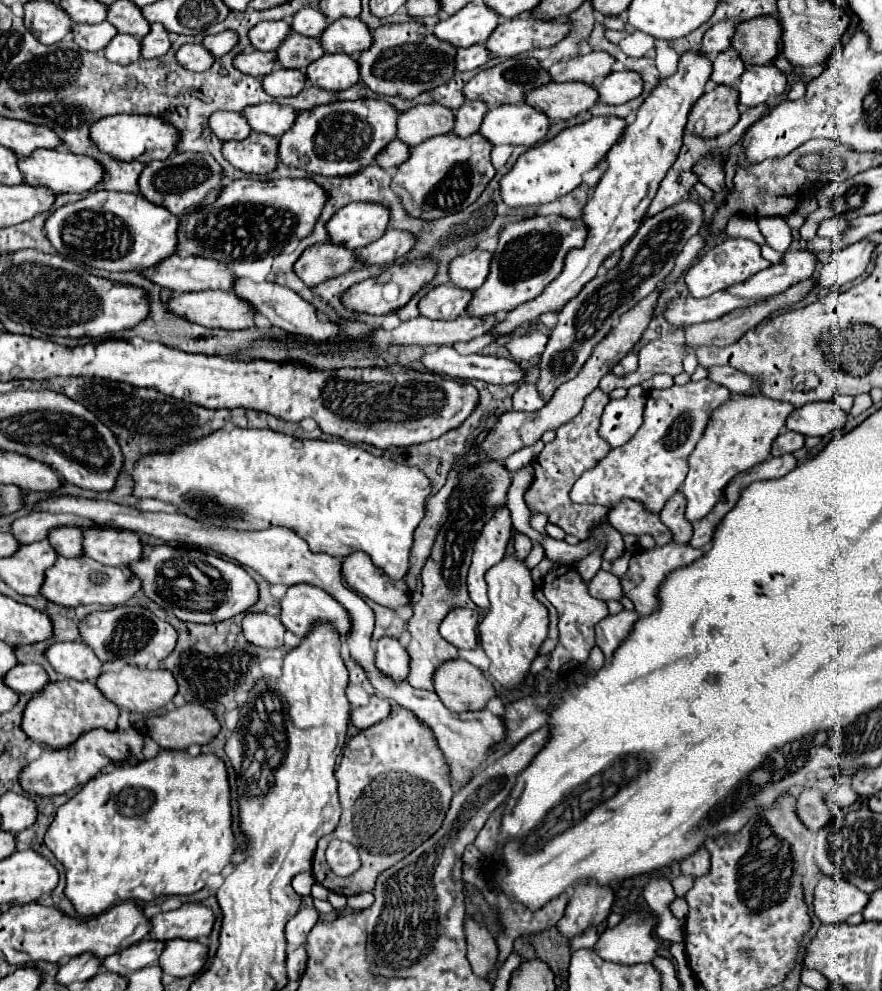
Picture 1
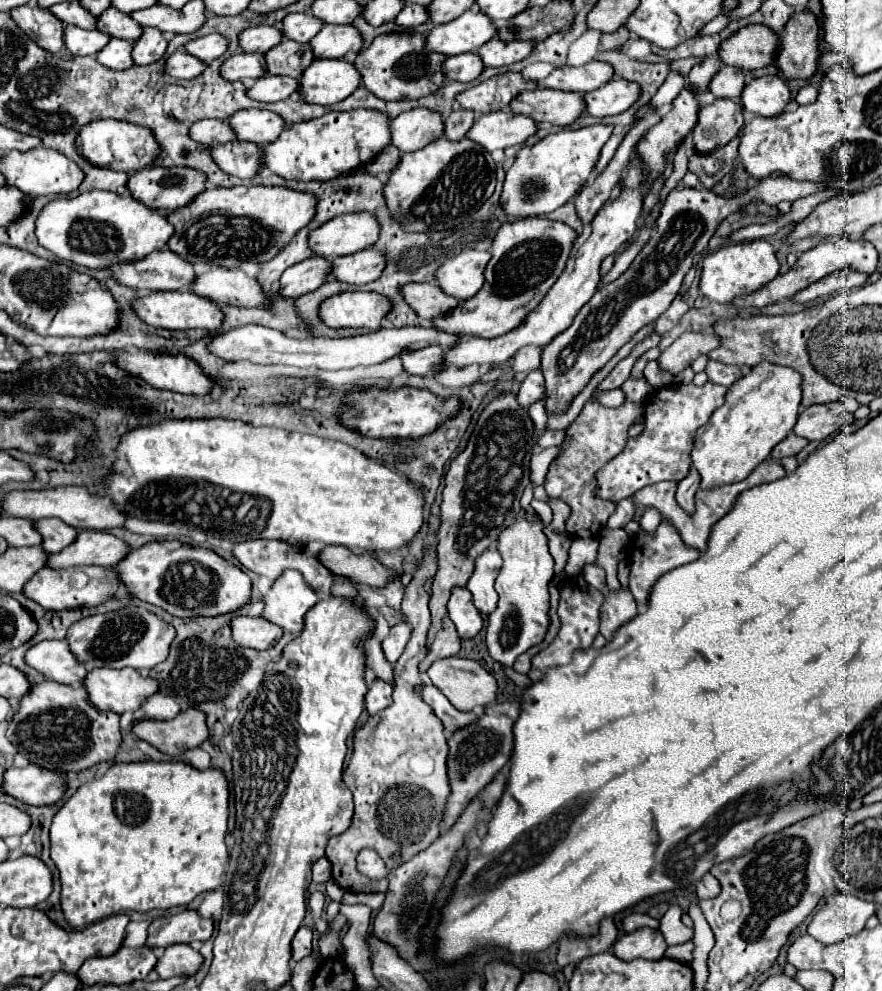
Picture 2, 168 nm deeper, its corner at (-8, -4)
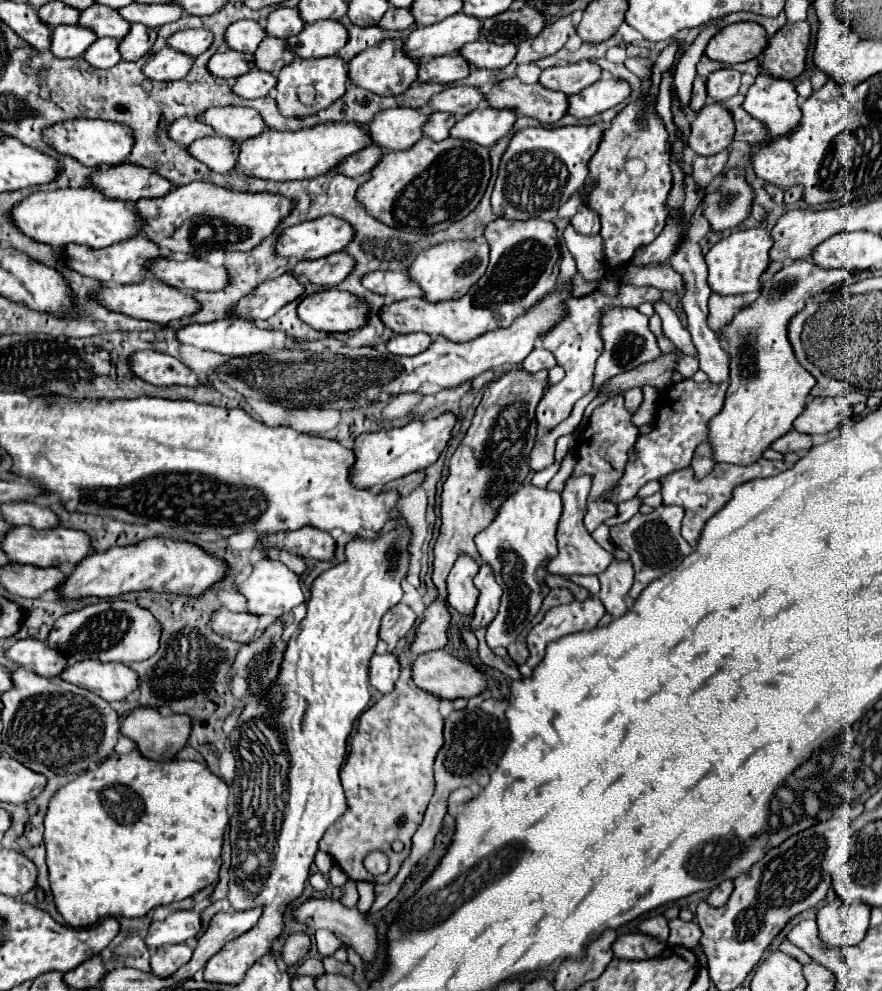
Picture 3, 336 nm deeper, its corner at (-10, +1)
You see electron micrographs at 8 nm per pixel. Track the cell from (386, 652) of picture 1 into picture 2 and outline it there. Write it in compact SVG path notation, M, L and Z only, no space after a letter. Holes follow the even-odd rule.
M400 621L394 627L390 627L390 633L382 639L382 651L390 663L398 661L408 639L410 639L410 625L406 621Z

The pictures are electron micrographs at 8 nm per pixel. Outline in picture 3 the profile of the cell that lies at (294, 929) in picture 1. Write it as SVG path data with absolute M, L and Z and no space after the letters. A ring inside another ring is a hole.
M296 932L296 934L290 934L284 948L282 948L282 960L288 964L288 966L294 966L298 964L298 960L302 960L308 950L310 950L310 936L306 932Z

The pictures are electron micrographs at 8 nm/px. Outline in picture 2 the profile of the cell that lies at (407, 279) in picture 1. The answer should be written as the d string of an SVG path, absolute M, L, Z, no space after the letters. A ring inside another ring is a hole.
M346 291L324 299L324 303L320 303L318 315L328 327L334 329L362 327L376 331L388 311L390 305L380 293Z

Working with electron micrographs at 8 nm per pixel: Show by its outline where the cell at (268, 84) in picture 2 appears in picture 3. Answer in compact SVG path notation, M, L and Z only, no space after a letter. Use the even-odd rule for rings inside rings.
M252 68L248 74L236 80L232 90L242 98L264 98L276 88L276 84L278 84L278 78L274 74Z

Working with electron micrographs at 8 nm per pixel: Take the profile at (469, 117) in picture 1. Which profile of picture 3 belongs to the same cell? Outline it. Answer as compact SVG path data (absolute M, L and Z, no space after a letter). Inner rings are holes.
M434 112L424 124L424 136L432 140L444 140L450 136L450 128L456 124L456 116L448 112Z

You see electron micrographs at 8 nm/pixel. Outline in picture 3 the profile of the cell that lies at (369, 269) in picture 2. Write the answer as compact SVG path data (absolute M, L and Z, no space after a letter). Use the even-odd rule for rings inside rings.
M342 250L342 252L336 252L334 256L296 262L292 266L292 272L296 276L304 276L306 280L318 286L336 286L352 274L354 266L356 266L354 258L346 250Z

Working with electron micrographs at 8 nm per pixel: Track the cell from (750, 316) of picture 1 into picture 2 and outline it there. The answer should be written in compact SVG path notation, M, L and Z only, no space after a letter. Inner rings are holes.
M684 333L668 349L662 351L658 357L658 367L664 373L678 375L688 365L692 365L698 355L708 355L718 345L720 341L714 333Z

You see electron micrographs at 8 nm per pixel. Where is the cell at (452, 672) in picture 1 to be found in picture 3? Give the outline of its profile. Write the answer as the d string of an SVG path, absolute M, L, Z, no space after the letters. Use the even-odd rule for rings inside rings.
M436 650L436 652L426 652L422 656L418 656L412 662L412 682L430 692L436 694L438 698L444 700L454 700L454 698L474 698L480 696L486 688L488 688L488 680L486 674L482 670L478 670L476 666L472 666L466 660L460 660L456 656L446 654L444 650Z

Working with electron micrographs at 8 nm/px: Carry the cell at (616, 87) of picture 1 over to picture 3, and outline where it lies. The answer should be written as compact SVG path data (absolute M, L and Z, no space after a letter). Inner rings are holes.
M618 78L598 80L592 86L584 88L582 92L570 96L568 114L576 118L590 118L608 108L618 106L628 96L630 96L630 84L626 84L624 80Z

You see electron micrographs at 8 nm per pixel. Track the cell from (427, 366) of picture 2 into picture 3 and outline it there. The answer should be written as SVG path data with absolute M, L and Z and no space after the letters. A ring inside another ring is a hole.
M418 332L418 334L394 336L394 340L390 340L390 344L386 344L386 348L396 356L416 356L416 354L424 352L430 344L432 344L432 338Z

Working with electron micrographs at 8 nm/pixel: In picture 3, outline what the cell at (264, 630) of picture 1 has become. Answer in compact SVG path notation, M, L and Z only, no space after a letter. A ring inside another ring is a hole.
M220 608L214 612L212 626L220 636L248 644L258 634L258 616L250 612L230 612L228 608Z

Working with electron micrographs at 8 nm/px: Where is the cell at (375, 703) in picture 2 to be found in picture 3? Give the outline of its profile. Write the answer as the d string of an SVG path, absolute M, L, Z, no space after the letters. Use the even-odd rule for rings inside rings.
M374 654L374 658L370 660L370 684L380 694L392 692L394 682L398 680L398 674L400 674L400 664L398 664L396 656L392 656L392 654L386 654L386 656Z

